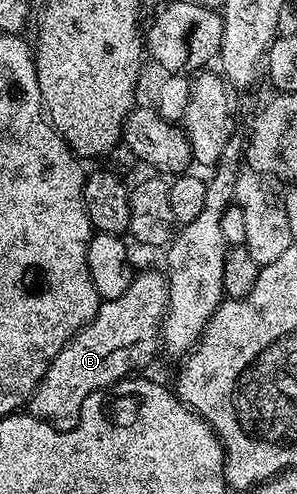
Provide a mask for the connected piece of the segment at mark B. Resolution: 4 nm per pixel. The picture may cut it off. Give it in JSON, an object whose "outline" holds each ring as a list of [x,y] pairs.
{"outline":[[[160,270],[145,271],[141,274],[138,272],[132,278],[131,284],[120,293],[123,294],[113,298],[112,301],[104,300],[99,310],[95,312],[93,320],[83,326],[56,357],[51,358],[46,375],[39,380],[39,385],[26,402],[26,412],[32,417],[41,419],[50,428],[72,429],[79,422],[79,412],[89,395],[93,395],[98,389],[110,389],[132,371],[143,371],[143,368],[158,355],[159,349],[161,350],[163,318],[167,316],[169,303],[166,276]]]}

